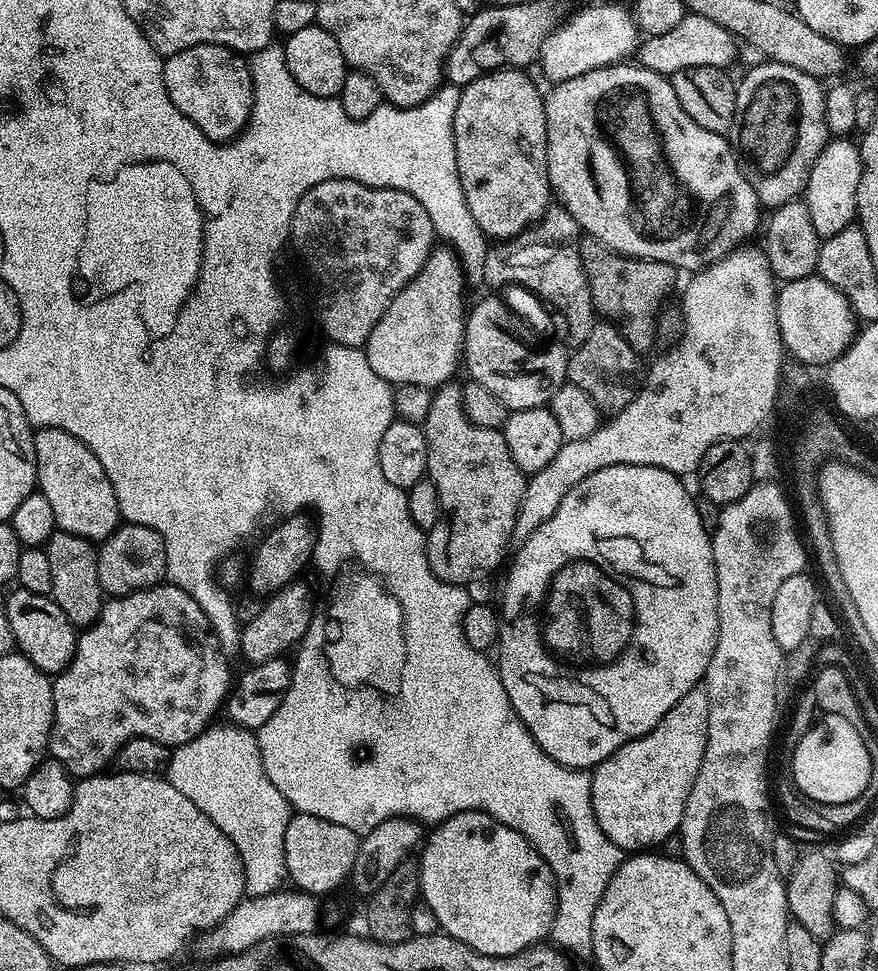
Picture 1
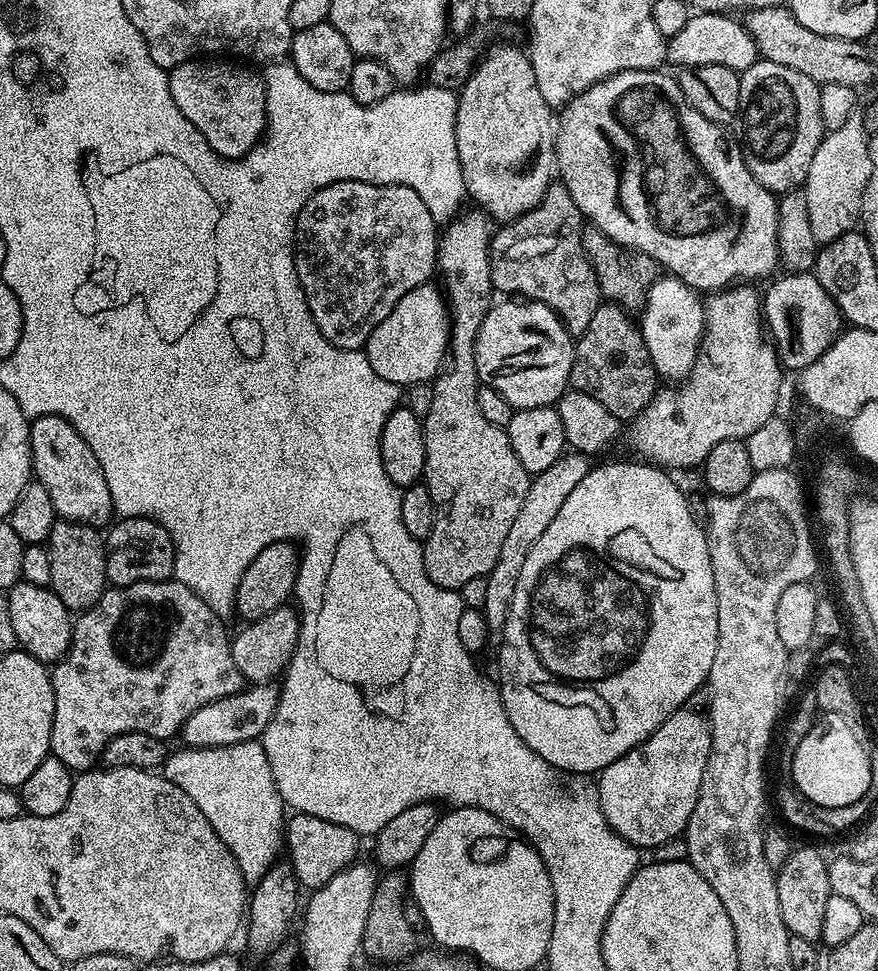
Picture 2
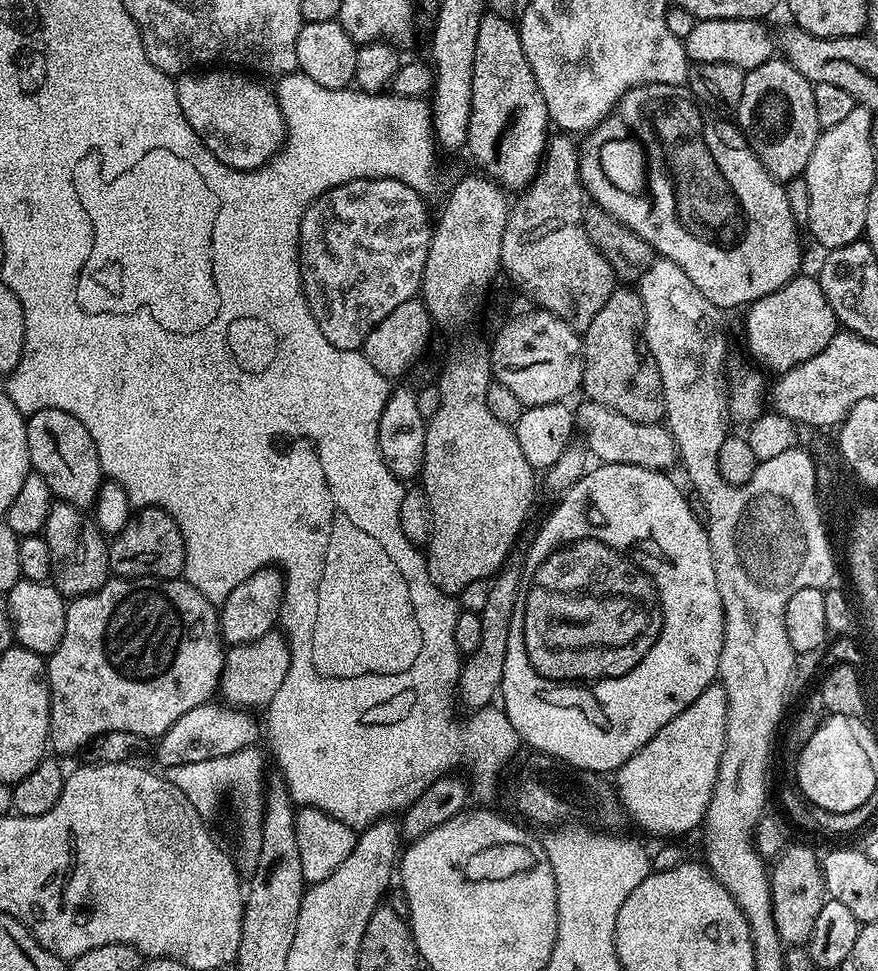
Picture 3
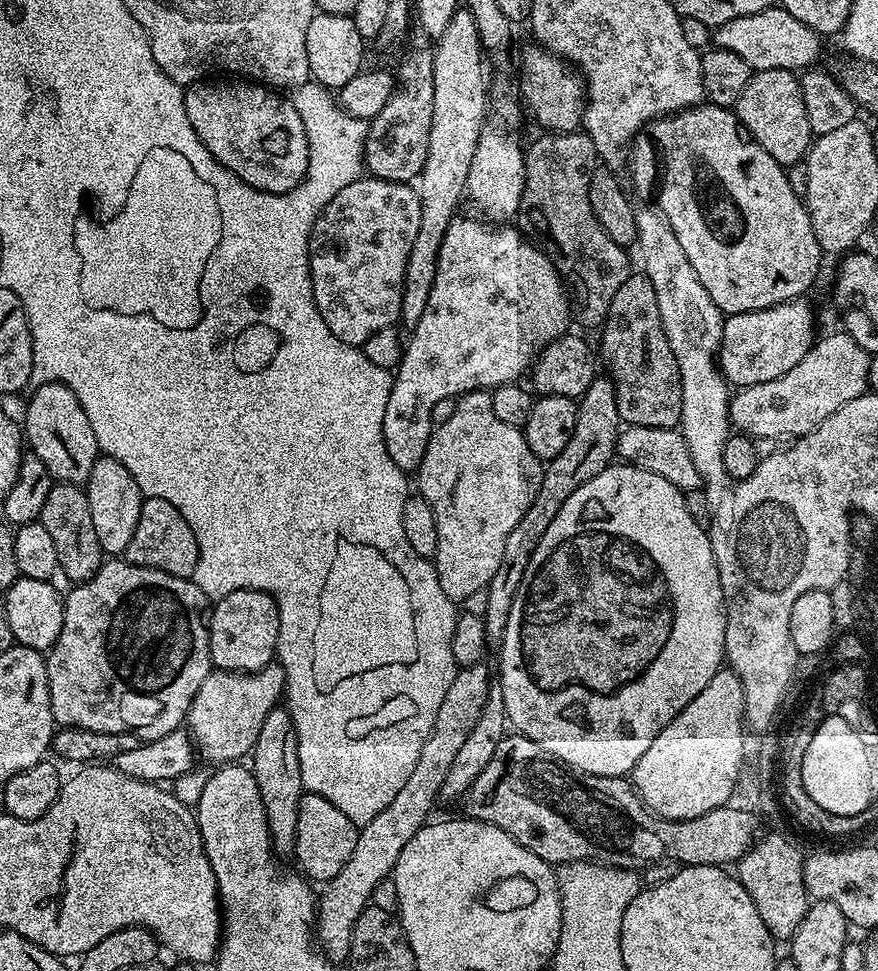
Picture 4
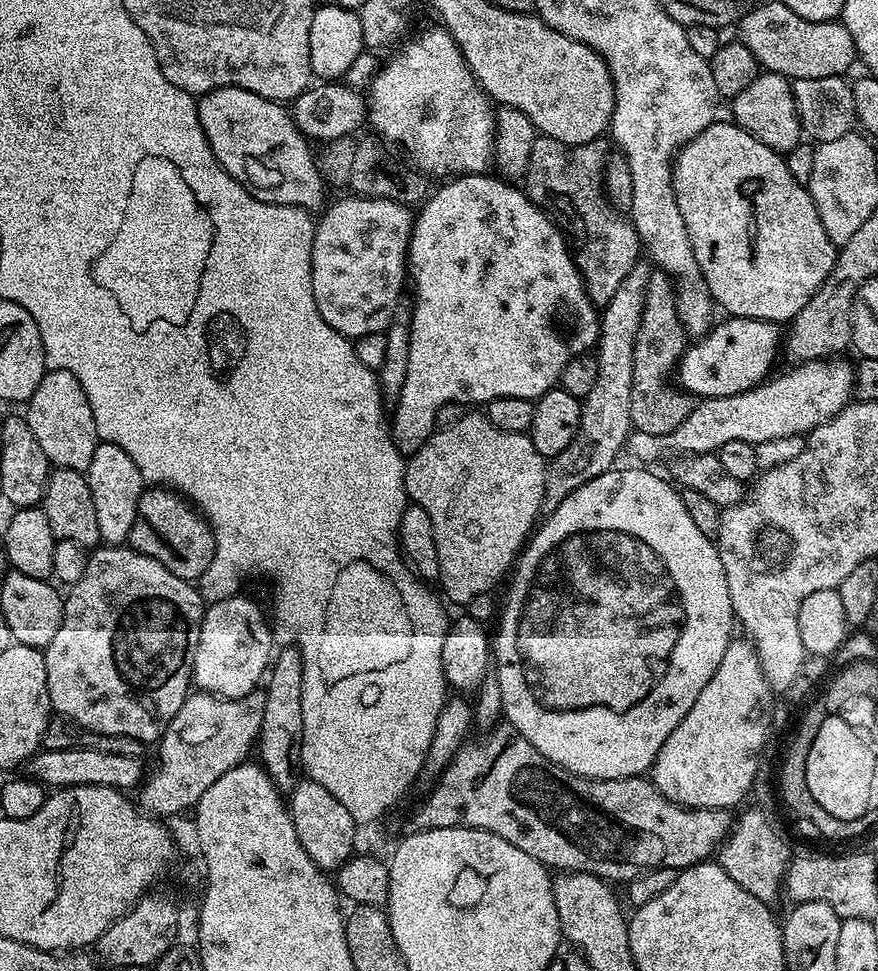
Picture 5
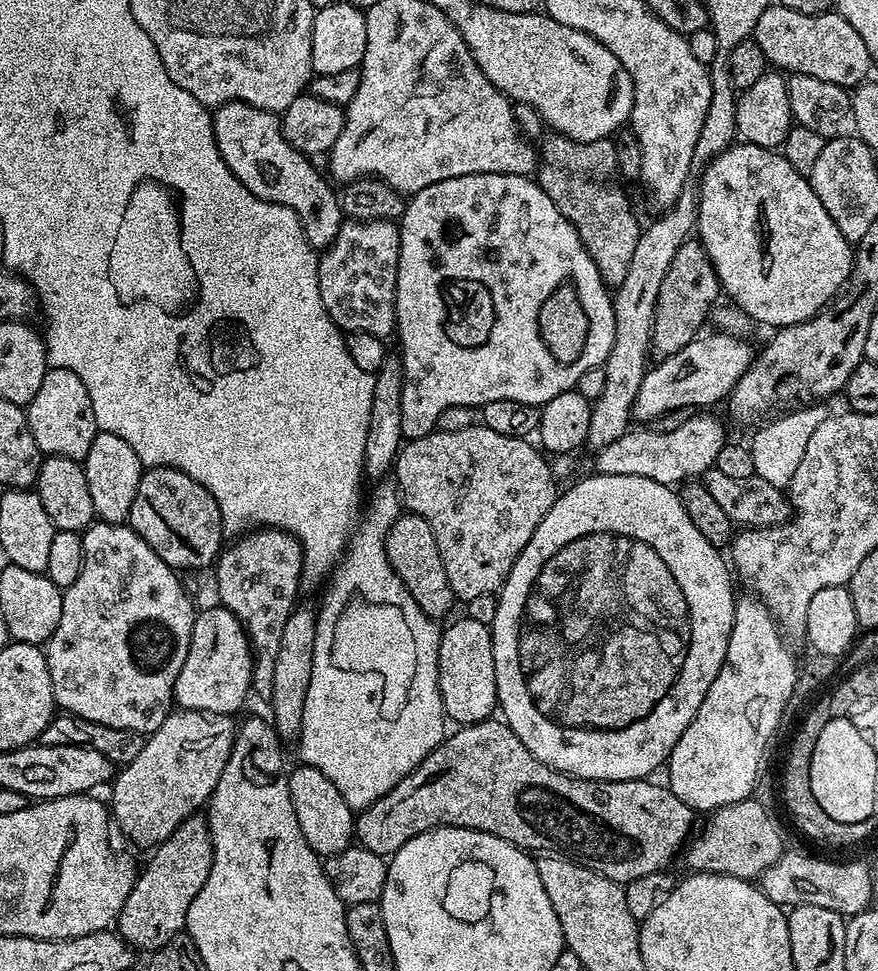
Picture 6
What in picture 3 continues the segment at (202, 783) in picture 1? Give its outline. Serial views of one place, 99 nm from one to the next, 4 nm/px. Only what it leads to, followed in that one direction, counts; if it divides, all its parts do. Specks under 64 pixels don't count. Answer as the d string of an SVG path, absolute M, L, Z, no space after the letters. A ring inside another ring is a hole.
M259 747L243 748L234 754L212 757L206 761L186 762L166 769L166 779L190 802L201 814L209 814L216 808L223 792L232 792L232 804L236 807L236 820L240 823L240 856L238 864L245 873L256 870L256 863L262 850L262 822L264 821L264 794L266 775L264 776L264 756Z

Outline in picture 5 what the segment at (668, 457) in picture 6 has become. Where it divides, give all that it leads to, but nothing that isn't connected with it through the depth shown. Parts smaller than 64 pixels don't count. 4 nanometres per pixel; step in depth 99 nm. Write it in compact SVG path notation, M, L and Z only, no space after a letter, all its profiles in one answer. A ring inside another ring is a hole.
M844 358L807 360L805 364L796 364L792 368L790 372L782 376L773 375L742 394L701 399L686 422L665 436L633 431L628 437L627 455L632 455L636 459L633 461L641 465L652 466L664 448L675 454L701 456L707 452L719 453L726 442L758 445L774 438L804 436L837 416L853 399L854 368Z

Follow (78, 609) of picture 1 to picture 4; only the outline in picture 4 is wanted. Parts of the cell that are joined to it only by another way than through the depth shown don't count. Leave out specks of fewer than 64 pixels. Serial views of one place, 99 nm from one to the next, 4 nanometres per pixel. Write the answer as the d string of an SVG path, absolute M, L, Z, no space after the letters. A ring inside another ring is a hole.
M53 483L50 494L46 494L46 506L42 506L42 514L38 521L42 526L46 526L46 531L50 534L50 539L54 542L54 550L58 550L59 571L64 572L68 580L72 580L73 585L84 583L100 569L101 564L106 559L106 554L102 546L98 546L98 534L94 534L94 522L90 522L90 502L87 491L79 484Z

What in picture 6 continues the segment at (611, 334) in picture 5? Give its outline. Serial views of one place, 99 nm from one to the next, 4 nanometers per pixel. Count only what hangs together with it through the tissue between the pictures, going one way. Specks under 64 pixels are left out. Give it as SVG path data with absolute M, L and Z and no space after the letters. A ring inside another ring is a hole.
M695 191L681 192L675 204L664 211L666 213L654 221L649 228L647 225L641 231L638 247L634 249L634 259L630 261L630 270L626 273L626 278L622 278L622 282L614 290L612 296L614 346L610 346L610 354L602 366L606 376L606 386L602 394L598 394L598 398L592 401L590 430L586 443L589 449L595 450L610 446L610 442L622 438L622 434L629 431L631 424L628 423L633 423L634 398L638 394L638 386L642 386L646 365L650 360L652 323L656 317L658 290L674 258L680 255L684 241L693 235L698 214L697 199Z

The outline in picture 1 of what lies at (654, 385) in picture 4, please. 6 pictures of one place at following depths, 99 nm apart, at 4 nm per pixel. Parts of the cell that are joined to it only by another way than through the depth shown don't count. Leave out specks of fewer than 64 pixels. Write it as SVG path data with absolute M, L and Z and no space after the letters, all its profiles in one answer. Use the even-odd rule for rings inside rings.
M598 322L586 338L586 342L575 345L568 357L567 383L586 390L596 407L604 414L615 414L625 408L640 391L642 383L641 357L633 350L626 338L615 326Z

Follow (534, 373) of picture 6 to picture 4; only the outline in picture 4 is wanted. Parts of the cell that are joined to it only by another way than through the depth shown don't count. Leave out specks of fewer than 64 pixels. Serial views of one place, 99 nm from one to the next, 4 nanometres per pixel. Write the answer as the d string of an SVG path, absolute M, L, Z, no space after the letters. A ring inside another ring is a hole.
M464 216L461 220L460 217L453 218L450 222L446 234L442 238L440 257L436 260L436 277L434 286L430 290L430 298L426 302L426 310L422 314L422 318L418 318L415 328L411 329L409 336L412 337L409 340L407 337L406 343L403 345L400 362L392 378L390 398L386 402L386 418L382 418L382 438L386 442L386 454L390 454L390 462L394 462L394 466L398 466L405 474L415 473L426 454L426 446L434 427L434 402L448 402L466 392L491 390L503 384L519 381L520 375L524 371L524 375L529 371L538 350L543 349L545 344L551 344L553 340L557 340L559 336L563 336L569 331L568 300L564 297L565 285L562 283L560 273L553 270L549 261L547 264L530 245L524 244L518 229L504 228L508 226L491 226L479 219L476 220L470 220Z

